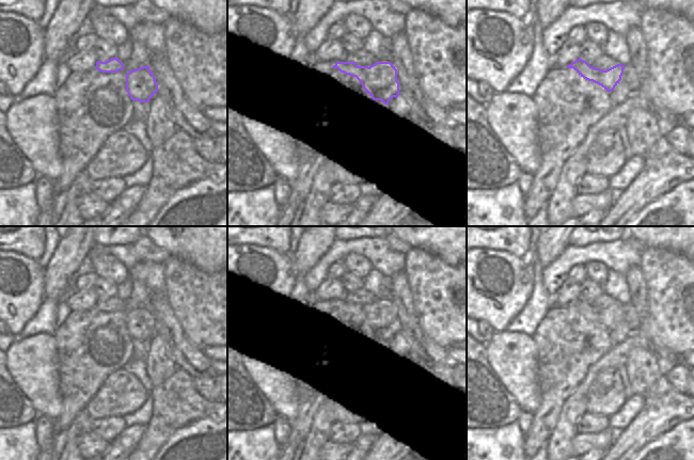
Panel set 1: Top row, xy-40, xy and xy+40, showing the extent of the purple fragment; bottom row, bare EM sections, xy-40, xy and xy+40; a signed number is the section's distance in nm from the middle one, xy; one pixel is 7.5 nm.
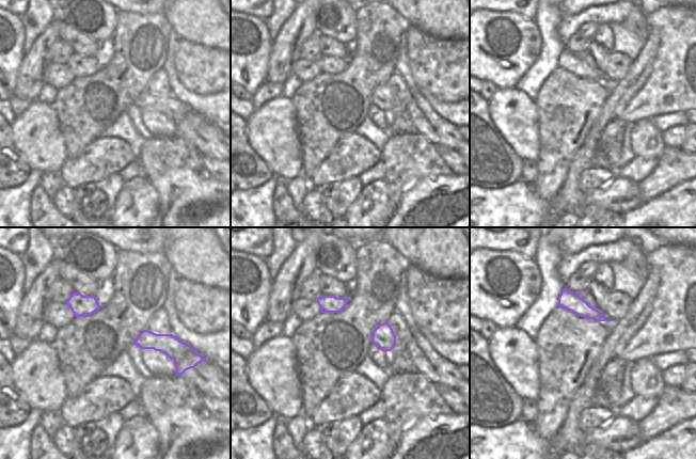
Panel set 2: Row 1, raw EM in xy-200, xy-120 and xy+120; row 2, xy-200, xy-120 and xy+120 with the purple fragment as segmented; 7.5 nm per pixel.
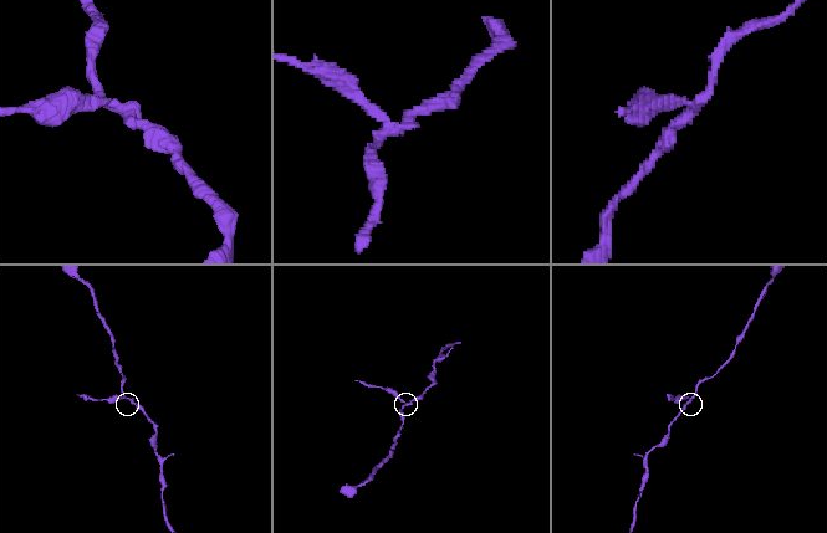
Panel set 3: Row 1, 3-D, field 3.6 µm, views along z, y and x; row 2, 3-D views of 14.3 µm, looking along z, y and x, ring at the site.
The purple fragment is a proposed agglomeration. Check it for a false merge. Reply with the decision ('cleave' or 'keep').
cleave

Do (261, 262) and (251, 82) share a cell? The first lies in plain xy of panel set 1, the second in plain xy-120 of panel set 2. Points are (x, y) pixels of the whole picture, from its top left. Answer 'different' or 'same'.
same

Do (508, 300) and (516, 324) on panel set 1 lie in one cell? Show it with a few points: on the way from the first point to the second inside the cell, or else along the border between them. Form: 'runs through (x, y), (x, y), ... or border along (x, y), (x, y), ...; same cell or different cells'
border along (529, 298), (521, 311), (505, 328); different cells

